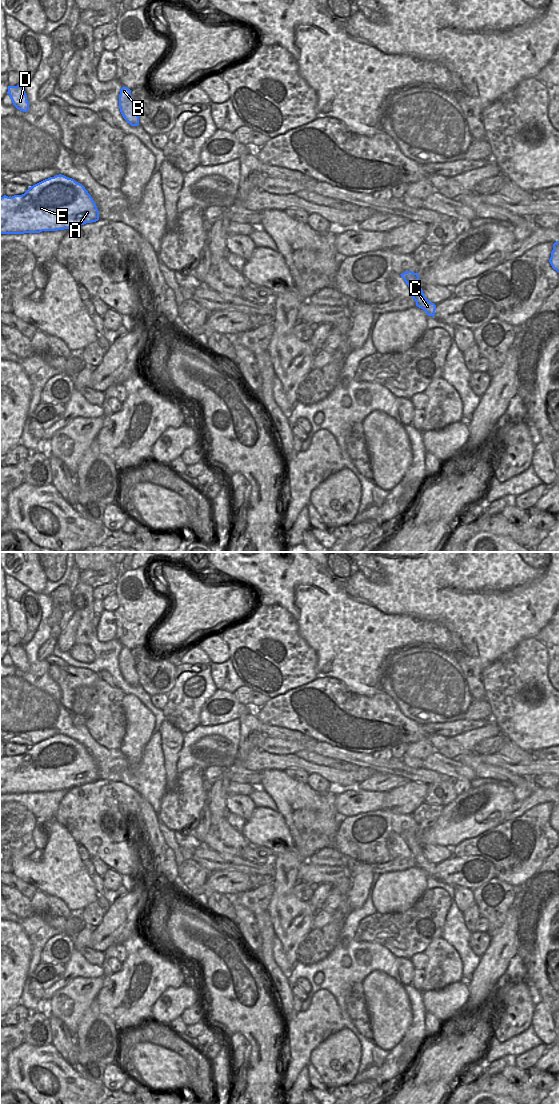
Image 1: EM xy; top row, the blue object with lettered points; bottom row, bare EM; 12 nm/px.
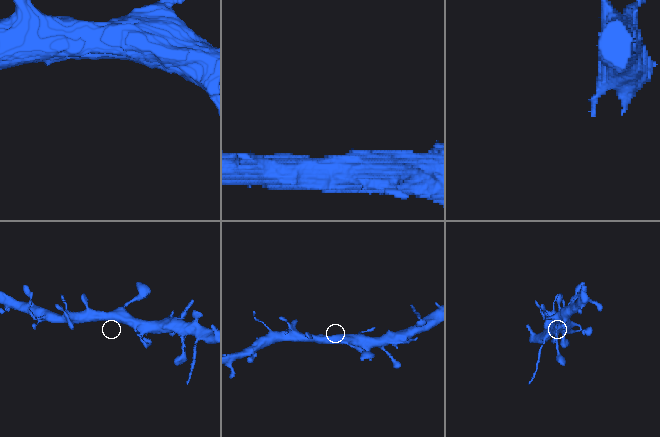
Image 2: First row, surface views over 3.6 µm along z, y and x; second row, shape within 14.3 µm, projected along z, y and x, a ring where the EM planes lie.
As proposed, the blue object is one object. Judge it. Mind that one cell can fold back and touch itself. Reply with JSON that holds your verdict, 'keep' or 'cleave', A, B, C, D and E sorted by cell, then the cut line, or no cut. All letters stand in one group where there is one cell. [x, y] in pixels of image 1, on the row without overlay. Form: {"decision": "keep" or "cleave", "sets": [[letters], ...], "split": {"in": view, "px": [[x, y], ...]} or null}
{"decision": "keep", "sets": [["A", "B", "C", "D", "E"]], "split": null}

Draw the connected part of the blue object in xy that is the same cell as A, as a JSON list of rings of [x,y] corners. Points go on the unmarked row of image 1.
[[[61,734],[29,747],[22,755],[0,758],[0,794],[58,791],[98,780],[99,771],[85,747]]]

